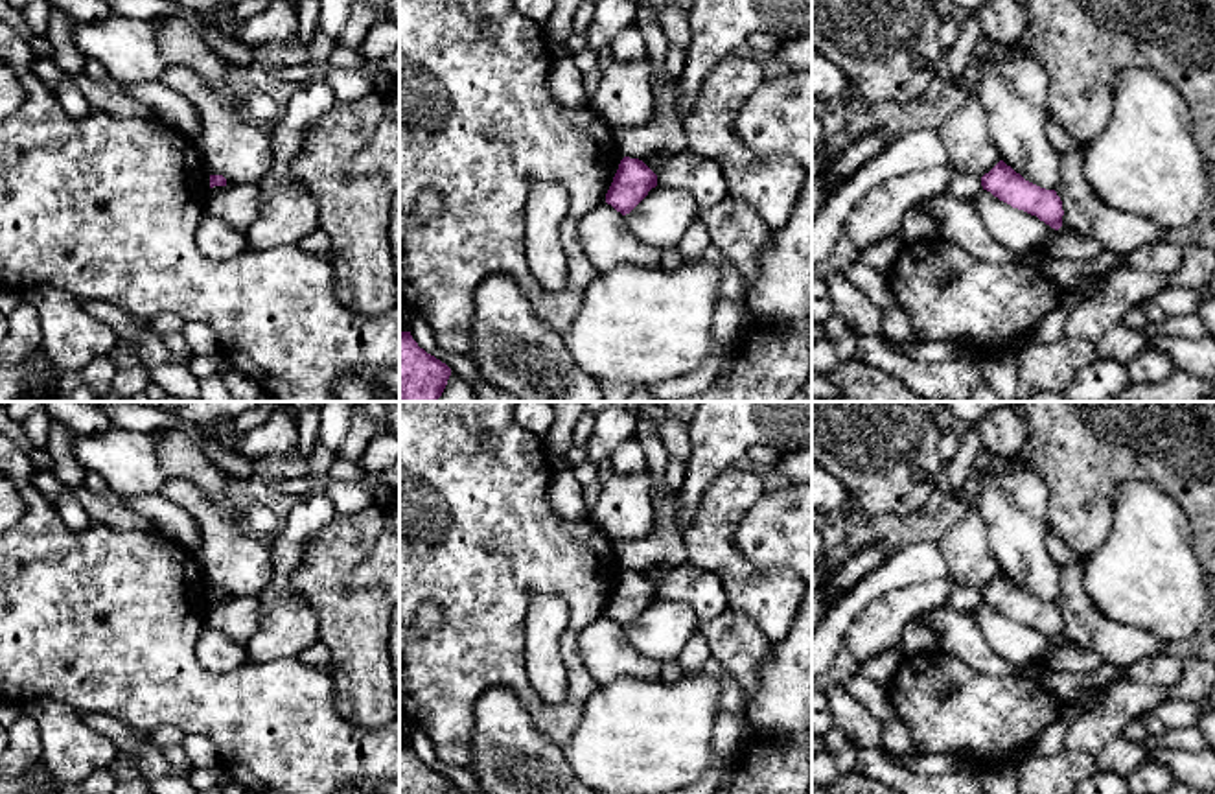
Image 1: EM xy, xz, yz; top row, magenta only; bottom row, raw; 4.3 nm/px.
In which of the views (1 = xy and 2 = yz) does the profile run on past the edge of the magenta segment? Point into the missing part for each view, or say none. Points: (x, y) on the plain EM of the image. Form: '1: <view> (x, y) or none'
1: none
2: none

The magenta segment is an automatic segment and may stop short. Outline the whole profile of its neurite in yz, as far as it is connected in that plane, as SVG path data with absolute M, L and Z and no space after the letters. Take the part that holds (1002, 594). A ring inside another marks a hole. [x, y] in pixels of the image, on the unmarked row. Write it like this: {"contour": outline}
{"contour": "M1003 573L981 590L981 599L1012 621L1036 628L1051 641L1059 643L1062 639L1064 623L1057 604L1025 593Z"}

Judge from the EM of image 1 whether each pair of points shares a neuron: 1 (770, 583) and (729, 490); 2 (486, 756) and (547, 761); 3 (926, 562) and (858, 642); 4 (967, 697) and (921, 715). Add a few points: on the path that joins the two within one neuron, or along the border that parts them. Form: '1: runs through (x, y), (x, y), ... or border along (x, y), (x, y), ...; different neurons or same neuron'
1: runs through (742, 572), (724, 553), (724, 518); same neuron
2: runs through (501, 756), (509, 756), (514, 761), (532, 761); same neuron
3: border along (947, 577), (888, 590), (866, 608); different neurons
4: runs through (956, 708), (932, 708); same neuron

